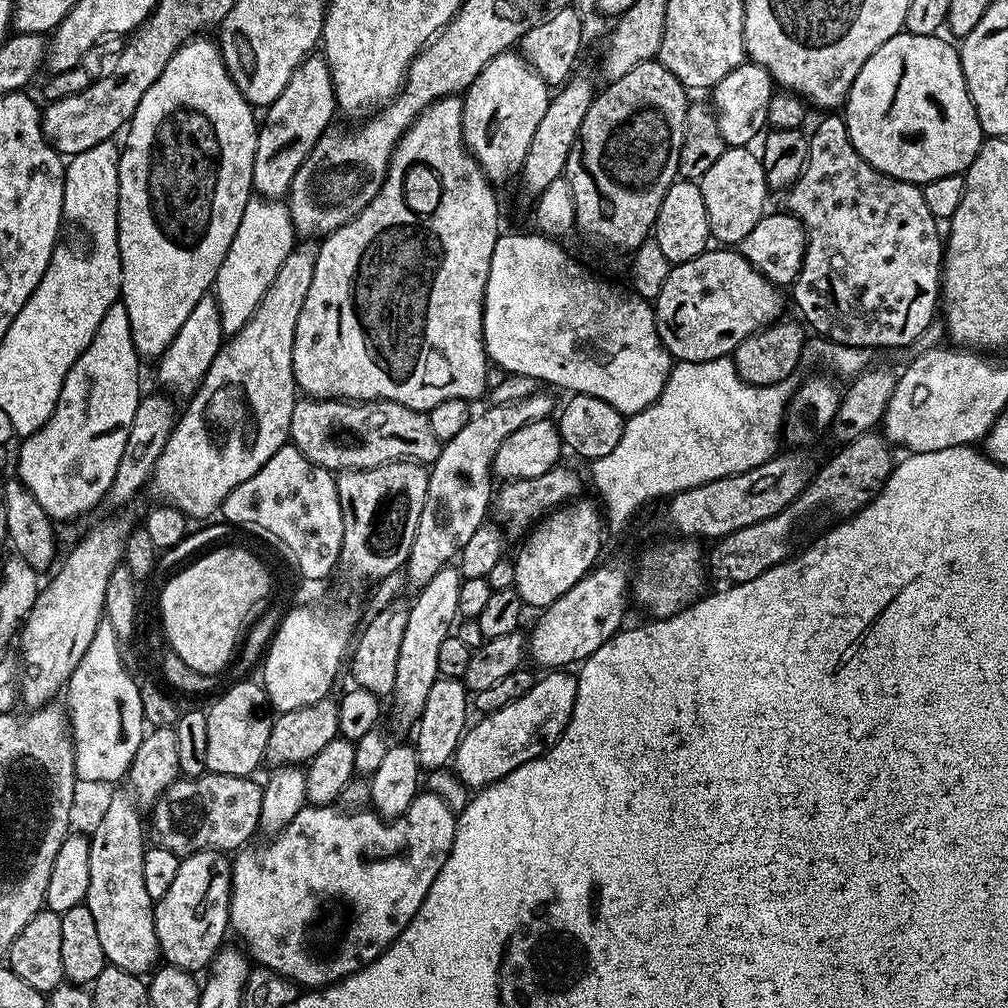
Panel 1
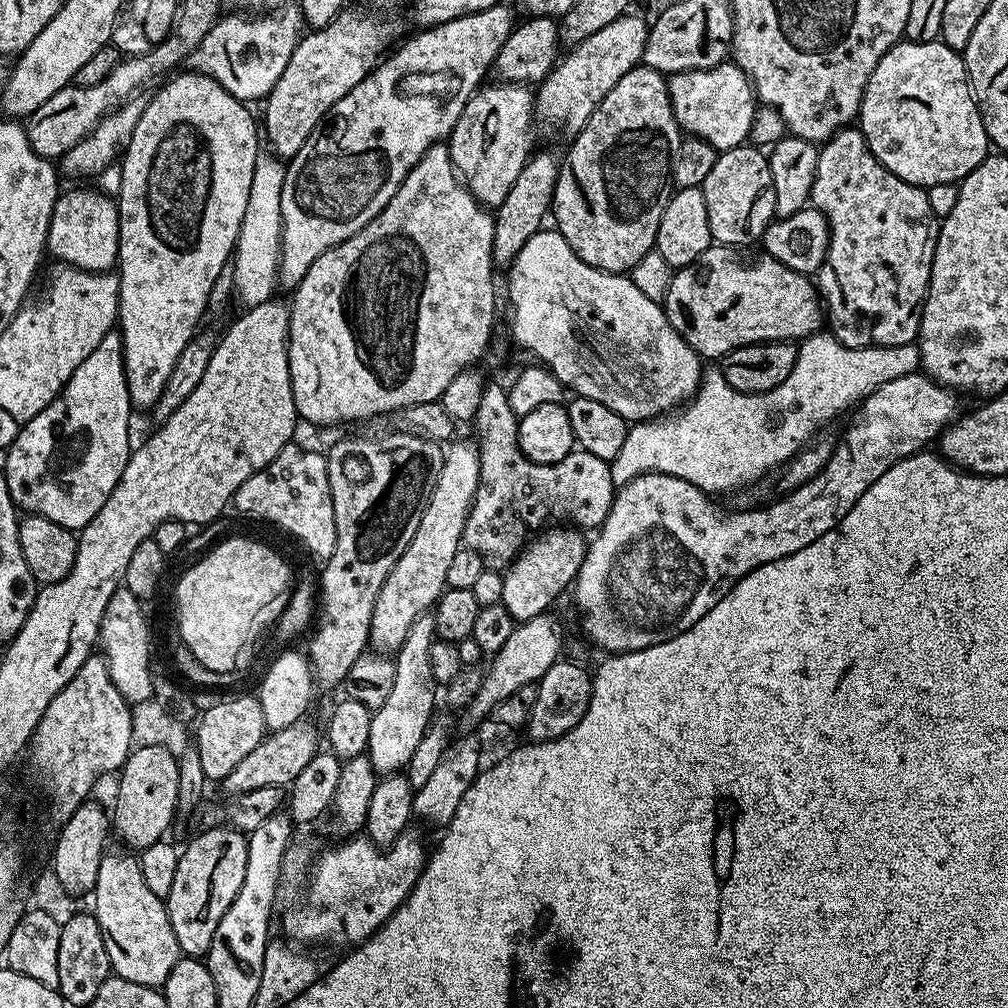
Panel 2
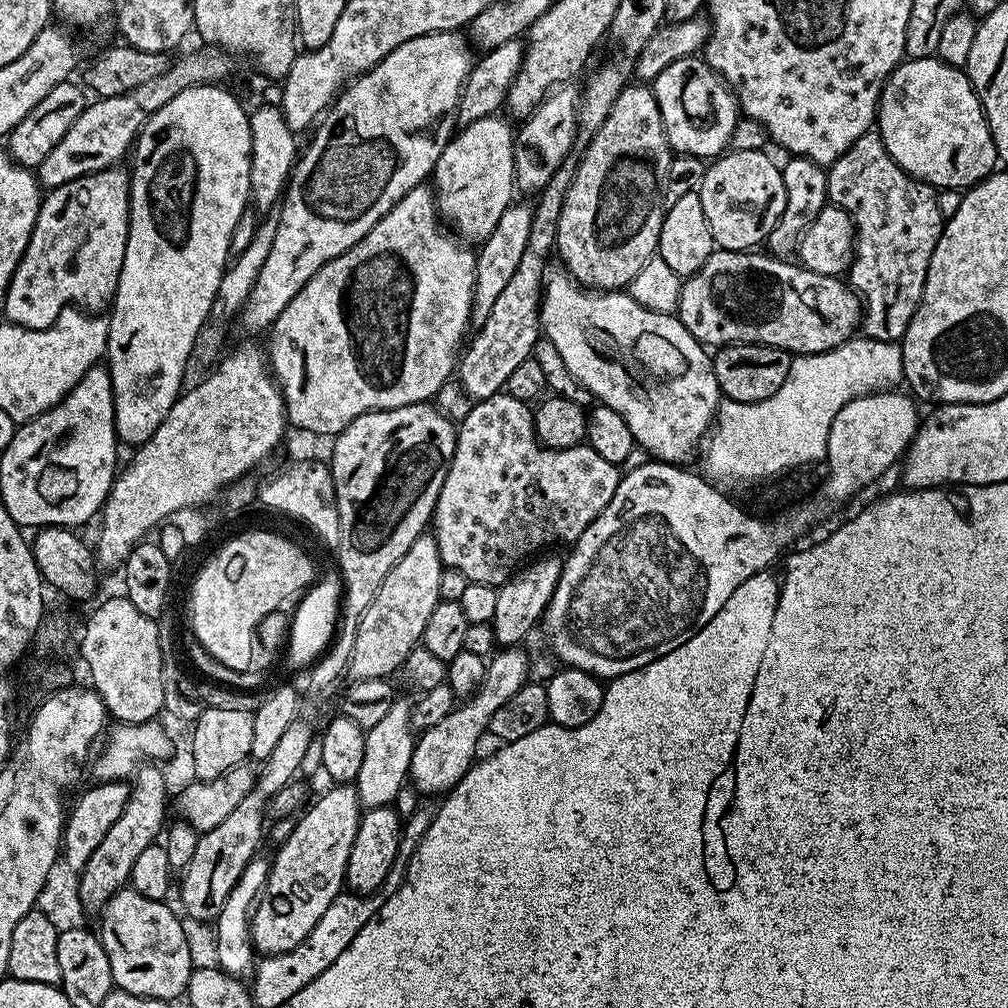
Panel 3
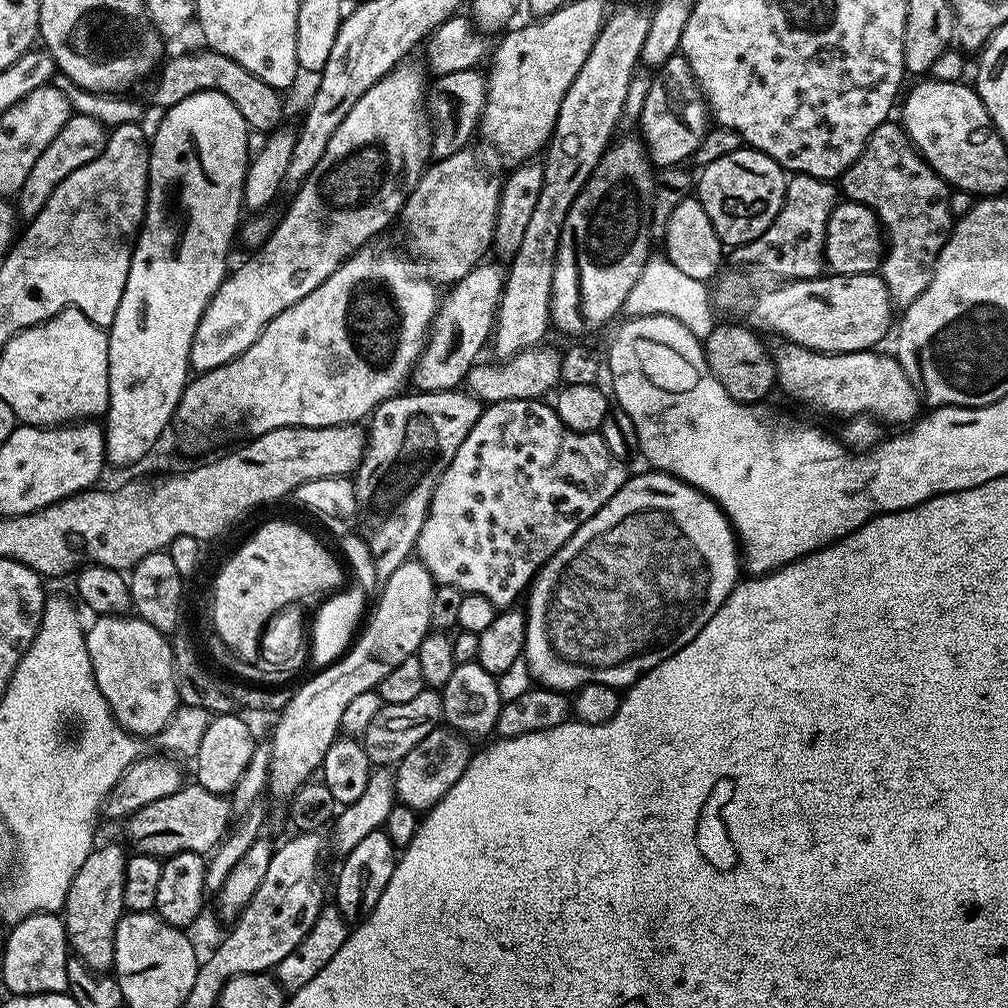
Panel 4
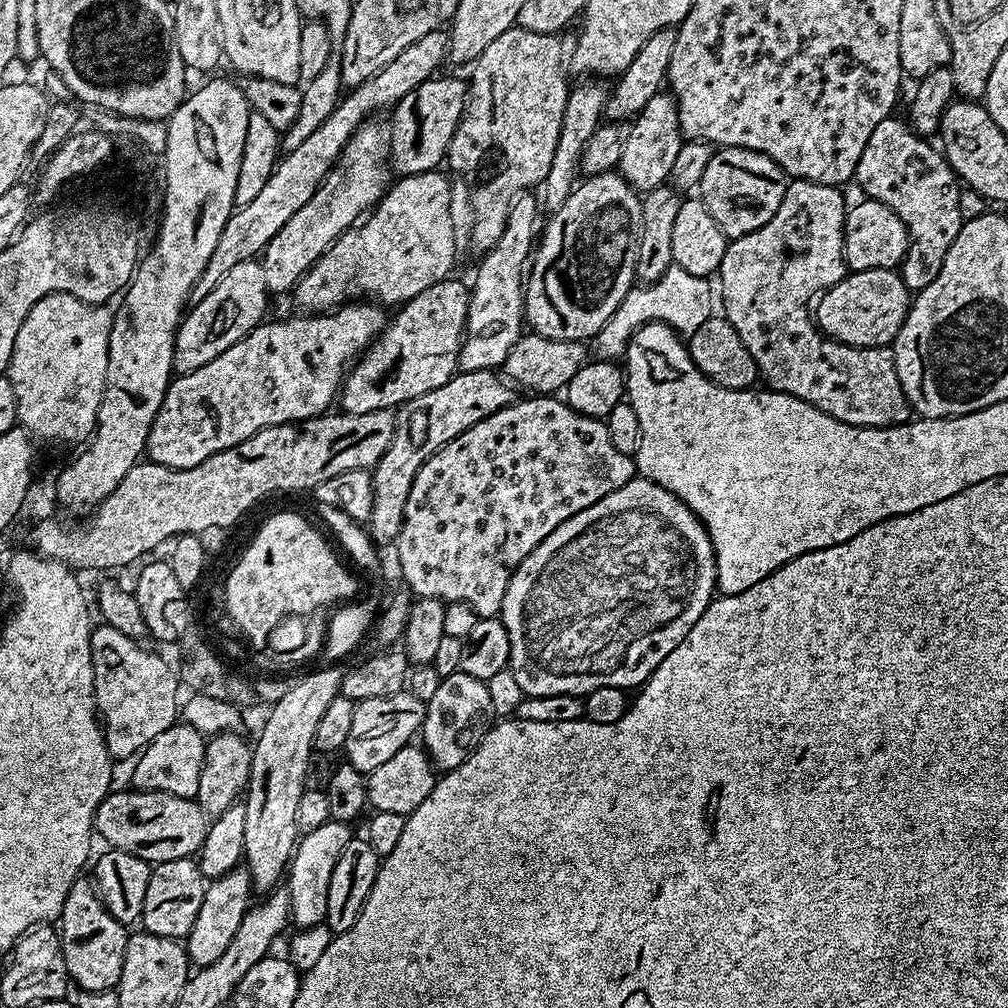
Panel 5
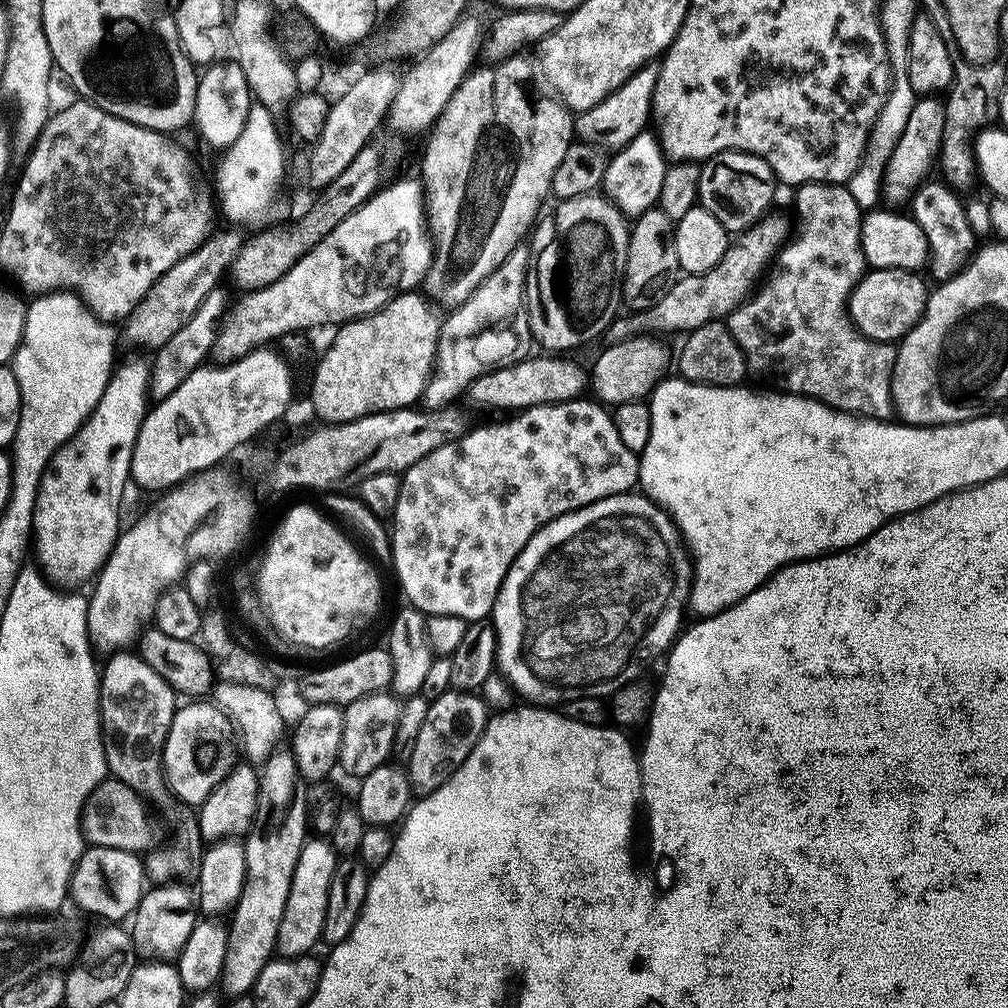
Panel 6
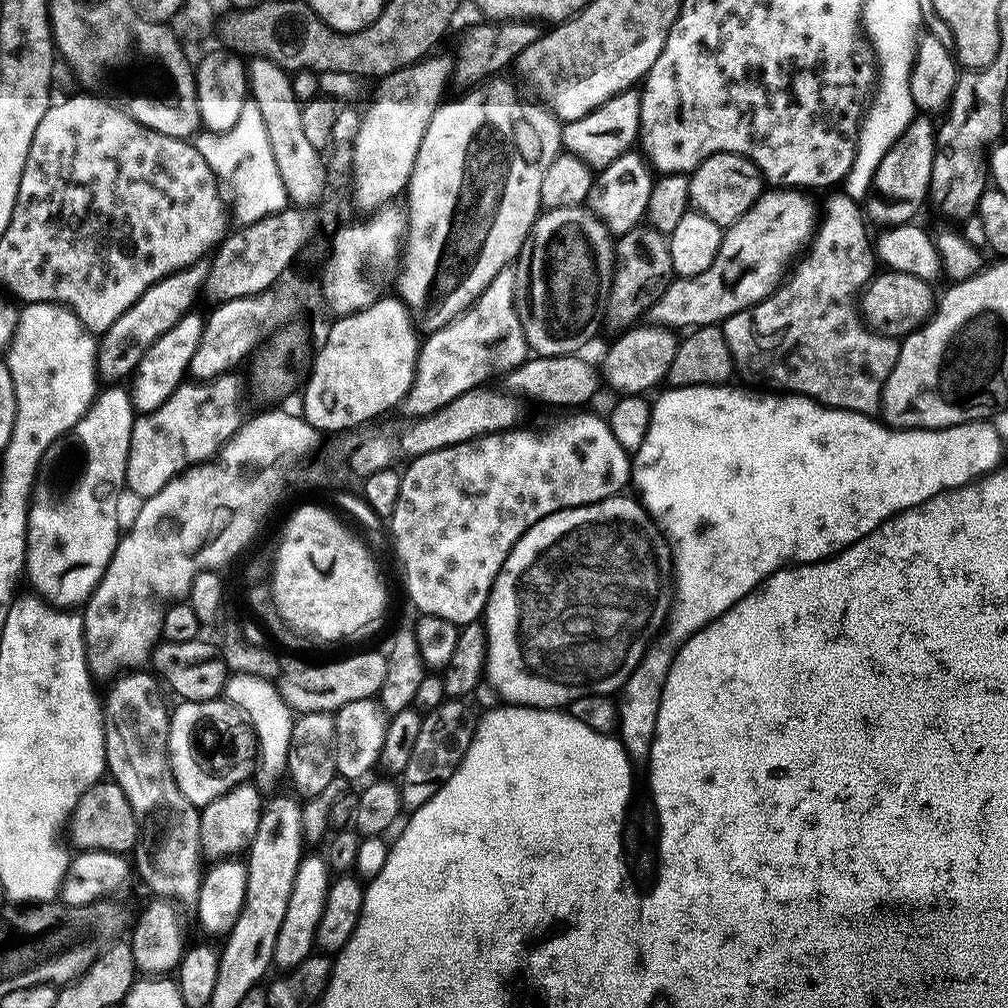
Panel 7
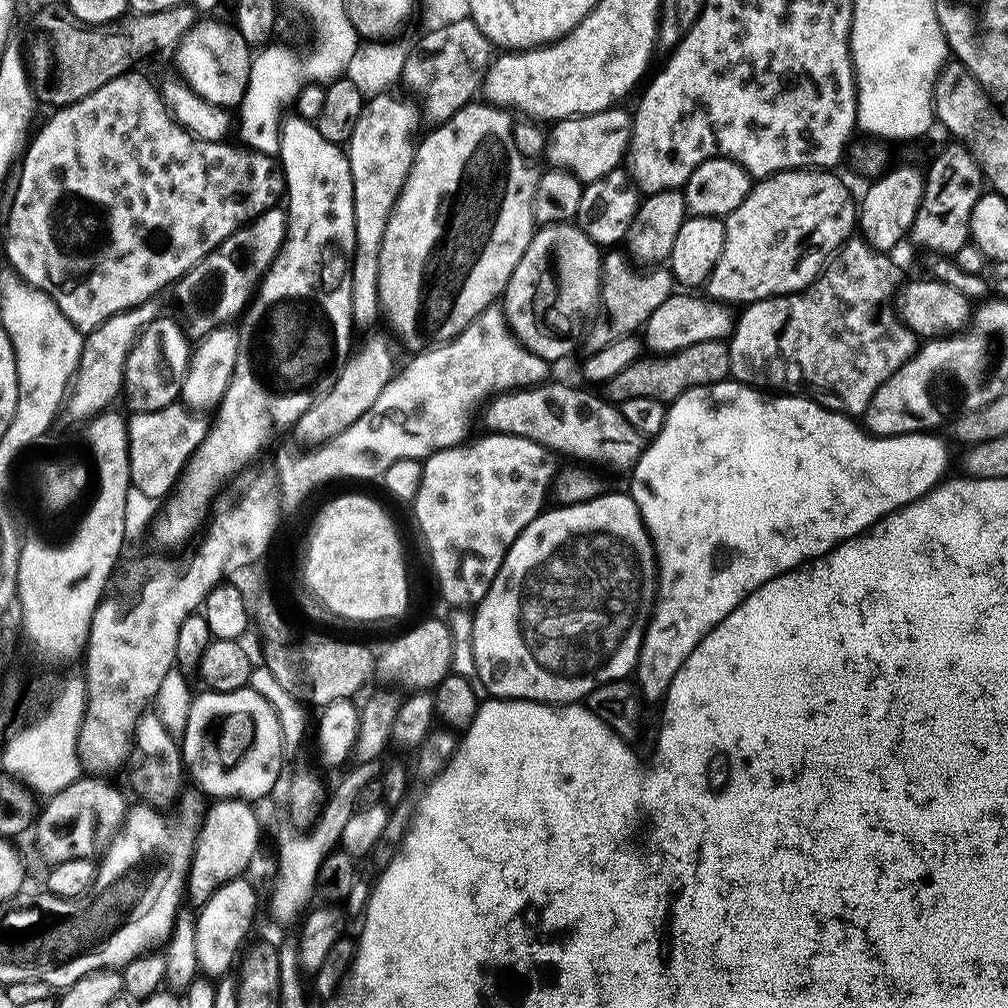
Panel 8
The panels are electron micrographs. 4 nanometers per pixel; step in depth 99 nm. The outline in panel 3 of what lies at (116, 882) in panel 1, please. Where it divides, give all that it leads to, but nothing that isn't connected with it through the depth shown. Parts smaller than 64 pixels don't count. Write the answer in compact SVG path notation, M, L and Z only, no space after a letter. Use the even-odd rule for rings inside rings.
M131 886L119 888L114 895L110 898L110 902L104 905L102 915L104 917L100 920L100 928L98 927L98 935L102 946L106 950L106 958L110 958L110 970L112 971L113 985L119 991L129 992L130 994L138 994L146 998L154 998L155 1000L167 1000L169 1002L175 1001L175 996L183 997L188 991L188 983L193 974L193 967L190 960L190 946L187 942L187 936L184 933L184 924L179 920L174 913L168 909L169 905L162 900L155 900L154 898L146 898L146 894L138 894L138 890L134 890Z

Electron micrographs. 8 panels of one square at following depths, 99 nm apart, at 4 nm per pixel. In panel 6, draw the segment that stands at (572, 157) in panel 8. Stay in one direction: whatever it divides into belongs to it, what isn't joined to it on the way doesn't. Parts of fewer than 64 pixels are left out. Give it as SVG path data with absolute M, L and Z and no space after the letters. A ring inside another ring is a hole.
M649 62L634 72L621 88L615 88L602 102L598 102L590 110L579 113L574 120L574 132L583 143L594 144L605 150L625 148L639 132L645 131L652 115L652 99L654 86L660 73L659 63Z

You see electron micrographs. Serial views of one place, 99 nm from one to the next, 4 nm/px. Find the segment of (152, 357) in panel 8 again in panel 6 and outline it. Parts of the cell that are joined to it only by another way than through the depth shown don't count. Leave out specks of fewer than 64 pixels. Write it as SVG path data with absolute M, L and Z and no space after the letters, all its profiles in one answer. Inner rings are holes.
M216 288L213 292L208 292L204 296L204 301L195 308L194 311L185 319L183 326L155 353L155 360L150 366L150 396L153 401L164 400L182 382L190 373L205 363L204 360L216 347L216 334L224 320L226 313L229 311L228 296L222 289Z

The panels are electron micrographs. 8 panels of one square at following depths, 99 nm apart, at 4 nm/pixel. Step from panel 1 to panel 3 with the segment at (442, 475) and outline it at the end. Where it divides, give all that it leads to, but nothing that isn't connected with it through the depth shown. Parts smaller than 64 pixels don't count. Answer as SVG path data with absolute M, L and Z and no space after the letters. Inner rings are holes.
M431 534L419 536L414 546L410 546L406 554L402 554L400 561L390 570L390 574L386 574L382 586L378 586L378 594L370 610L362 614L362 622L358 626L358 642L354 642L354 654L348 663L348 676L353 681L370 678L382 680L391 677L395 668L396 671L403 669L404 659L410 654L410 650L414 650L423 641L426 621L430 619L434 606L441 600L438 582L442 582L444 569L444 563L440 561L438 554L436 537Z

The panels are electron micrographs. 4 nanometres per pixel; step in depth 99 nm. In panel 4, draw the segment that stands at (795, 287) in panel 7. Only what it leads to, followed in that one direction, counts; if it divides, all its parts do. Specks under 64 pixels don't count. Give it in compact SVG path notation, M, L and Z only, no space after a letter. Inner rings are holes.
M793 175L784 189L784 206L772 225L761 236L735 249L744 264L757 264L772 276L785 280L815 280L825 271L824 243L826 228L833 208L838 203L838 188L831 180ZM787 342L777 343L777 348L771 349L772 360L776 364L776 383L779 391L786 395L801 400L804 404L813 404L832 416L870 416L877 422L888 424L900 424L896 426L908 426L921 415L922 401L918 390L906 378L906 370L902 370L899 360L895 355L883 356L880 350L867 352L815 352L809 348L803 348L797 344Z

